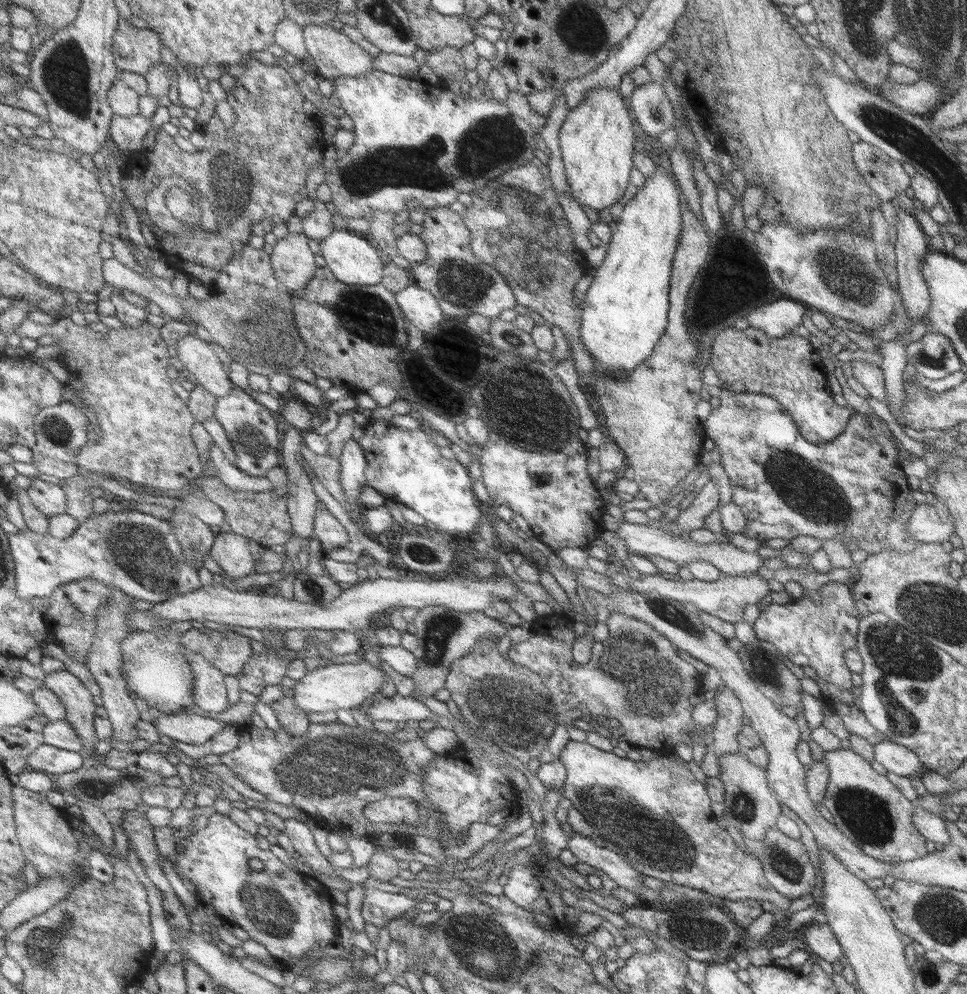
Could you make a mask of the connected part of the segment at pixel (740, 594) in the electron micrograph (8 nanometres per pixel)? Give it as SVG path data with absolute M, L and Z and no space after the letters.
M756 572L742 576L725 575L722 576L722 578L716 579L714 582L698 579L666 579L660 574L654 576L643 575L638 579L633 579L629 588L641 594L644 592L658 592L658 594L666 596L666 598L669 598L671 601L678 601L683 604L690 602L690 604L694 604L694 606L699 608L702 612L732 624L743 620L742 616L746 604L757 604L764 596L771 593L770 587L768 587L768 581L762 579Z

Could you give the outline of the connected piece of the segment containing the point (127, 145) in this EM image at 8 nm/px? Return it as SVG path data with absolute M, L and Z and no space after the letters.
M116 114L112 123L111 136L123 152L139 151L144 148L144 140L150 134L152 127L152 118L146 118L142 114L138 116Z

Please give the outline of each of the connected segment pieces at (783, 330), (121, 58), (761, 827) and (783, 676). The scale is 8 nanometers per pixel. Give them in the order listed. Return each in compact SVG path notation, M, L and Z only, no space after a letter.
M788 298L762 305L745 317L749 328L761 331L766 337L778 339L793 334L803 324L802 318L808 312L806 305Z
M123 18L116 35L116 43L114 43L116 64L118 64L120 71L129 70L146 76L150 73L152 67L162 63L162 45L164 45L164 42L157 32L150 28L139 29L130 23L128 19Z
M730 754L718 758L720 775L726 792L724 793L724 820L727 825L738 829L742 835L752 840L764 839L768 828L774 828L778 816L781 814L781 804L770 787L766 778L766 771L755 766L745 754Z
M754 639L751 643L744 645L742 649L738 652L743 668L750 676L750 679L753 681L753 684L762 692L763 696L766 696L769 700L772 700L773 703L779 701L782 705L791 706L799 709L797 716L794 718L795 722L798 722L798 727L804 722L803 707L801 704L801 699L803 696L803 690L801 688L801 682L792 673L790 668L786 667L784 660L780 657L780 653L776 650L776 647L772 645L771 642Z

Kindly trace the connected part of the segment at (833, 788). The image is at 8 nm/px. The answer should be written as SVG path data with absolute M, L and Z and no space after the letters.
M843 750L826 753L823 761L828 767L829 780L827 783L824 806L834 818L834 825L844 833L864 854L883 863L896 864L922 858L929 854L926 850L926 838L915 830L912 825L912 814L916 802L907 799L900 790L882 774L879 774L871 764L863 760L852 750Z

